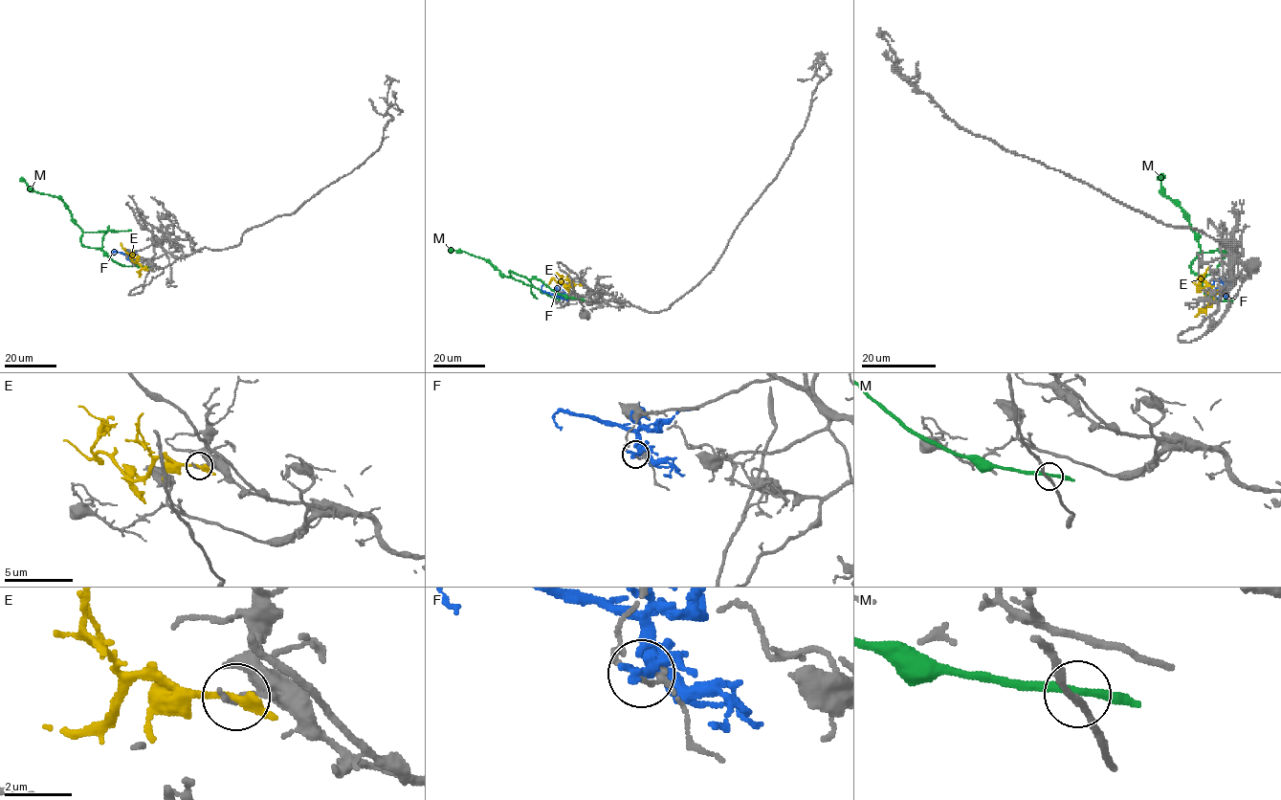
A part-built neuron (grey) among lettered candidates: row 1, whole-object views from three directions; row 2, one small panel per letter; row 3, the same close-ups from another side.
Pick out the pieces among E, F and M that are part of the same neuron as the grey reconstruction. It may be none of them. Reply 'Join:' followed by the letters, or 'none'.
Join: none

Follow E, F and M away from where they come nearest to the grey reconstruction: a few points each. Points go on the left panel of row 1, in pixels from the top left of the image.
E: (150, 269), (143, 269), (132, 260), (121, 243)
F: (128, 259), (127, 255), (113, 251), (114, 255)
M: (150, 266), (122, 266), (101, 250), (85, 247), (81, 229), (67, 206), (55, 196), (33, 190), (19, 178)

